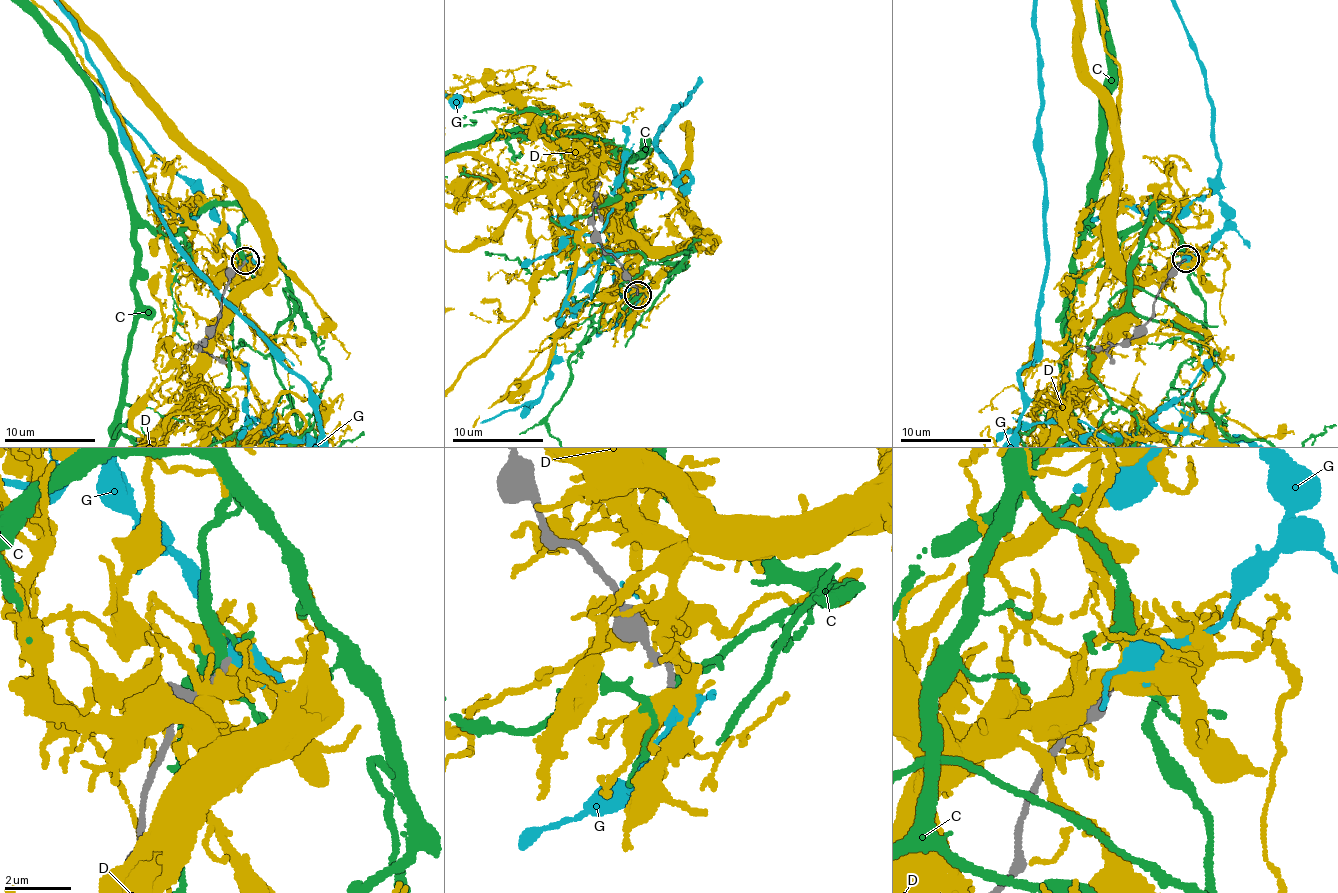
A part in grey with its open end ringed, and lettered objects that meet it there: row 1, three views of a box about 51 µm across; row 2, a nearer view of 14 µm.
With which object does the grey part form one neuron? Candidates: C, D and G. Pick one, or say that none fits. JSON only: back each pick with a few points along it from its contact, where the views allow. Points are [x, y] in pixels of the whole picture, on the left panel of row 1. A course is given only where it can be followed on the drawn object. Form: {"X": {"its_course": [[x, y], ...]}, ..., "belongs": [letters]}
{"belongs": ["G"]}

